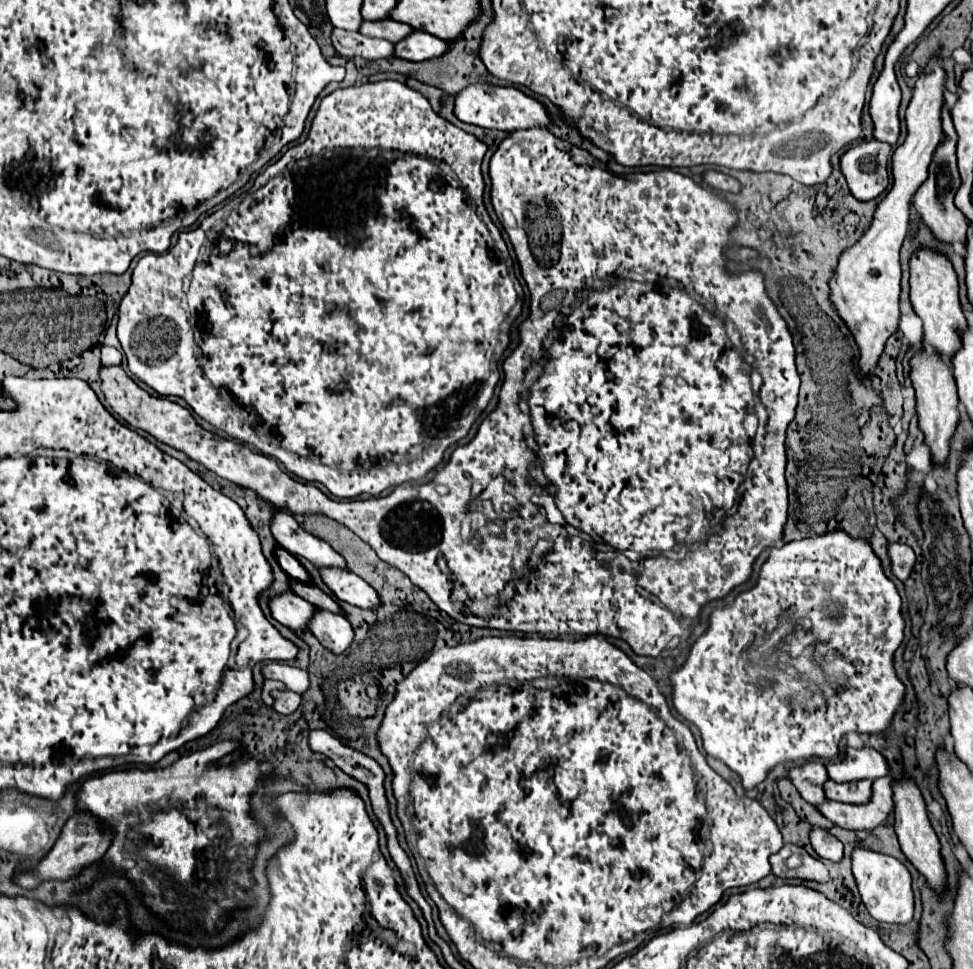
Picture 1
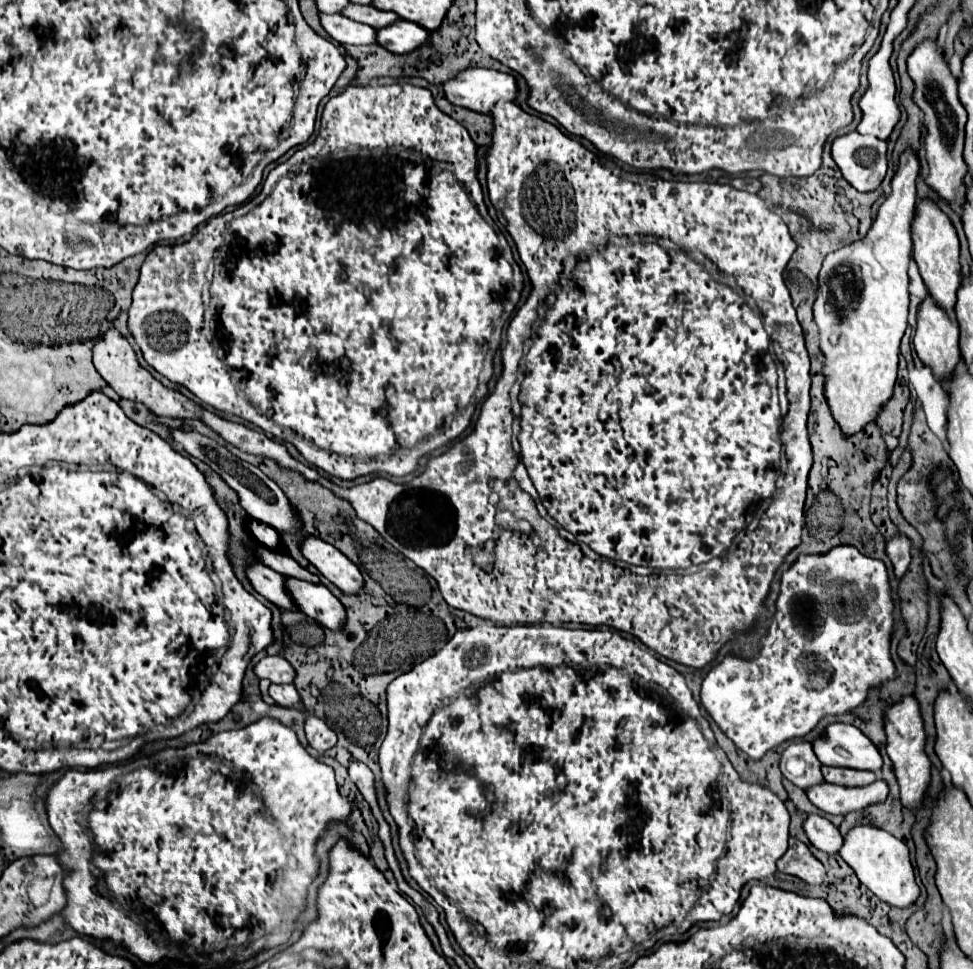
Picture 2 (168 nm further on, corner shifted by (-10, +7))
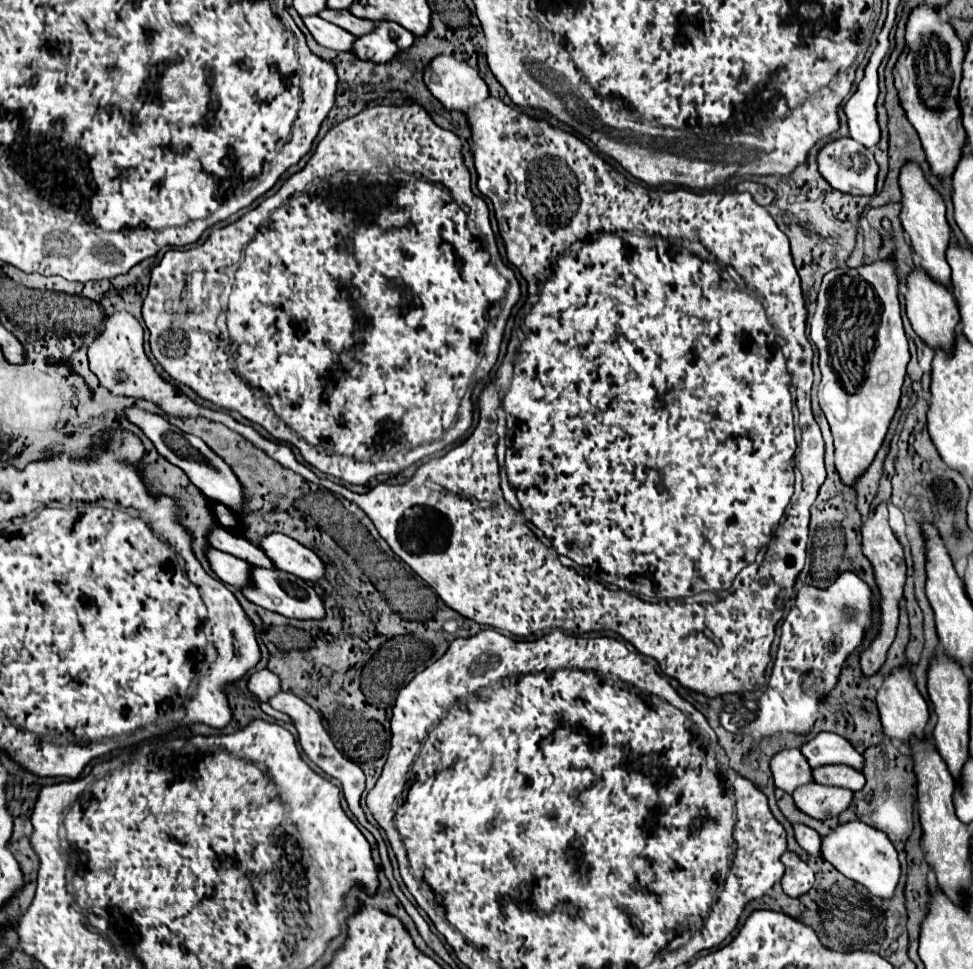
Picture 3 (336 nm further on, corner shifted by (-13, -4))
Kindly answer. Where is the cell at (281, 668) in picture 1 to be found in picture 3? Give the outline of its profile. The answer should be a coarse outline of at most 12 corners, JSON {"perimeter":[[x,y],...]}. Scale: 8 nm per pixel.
{"perimeter":[[270,669],[250,675],[248,689],[260,701],[280,691]]}

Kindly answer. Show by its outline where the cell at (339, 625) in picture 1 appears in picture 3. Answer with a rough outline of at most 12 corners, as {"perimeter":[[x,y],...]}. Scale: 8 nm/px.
{"perimeter":[[250,567],[242,595],[294,619],[324,617],[312,585],[296,575]]}

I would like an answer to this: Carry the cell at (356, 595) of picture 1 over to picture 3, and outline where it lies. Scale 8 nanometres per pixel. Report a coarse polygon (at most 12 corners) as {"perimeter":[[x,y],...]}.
{"perimeter":[[286,535],[258,545],[280,571],[304,581],[324,573],[320,557]]}

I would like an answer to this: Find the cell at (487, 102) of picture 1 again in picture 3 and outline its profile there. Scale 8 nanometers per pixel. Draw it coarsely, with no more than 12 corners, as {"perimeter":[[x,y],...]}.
{"perimeter":[[438,55],[424,83],[446,107],[464,111],[488,97],[484,79],[466,61]]}

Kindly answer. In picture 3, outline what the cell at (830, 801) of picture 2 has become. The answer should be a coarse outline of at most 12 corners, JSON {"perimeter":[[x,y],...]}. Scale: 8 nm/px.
{"perimeter":[[808,783],[792,793],[814,819],[838,817],[852,791]]}

